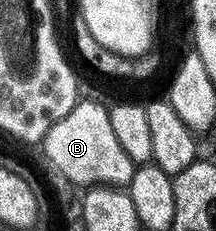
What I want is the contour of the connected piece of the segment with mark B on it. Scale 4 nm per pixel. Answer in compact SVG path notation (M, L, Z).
M81 99L44 135L42 149L51 167L65 174L72 186L126 186L132 181L134 165L122 150L110 126L108 108L96 100Z

